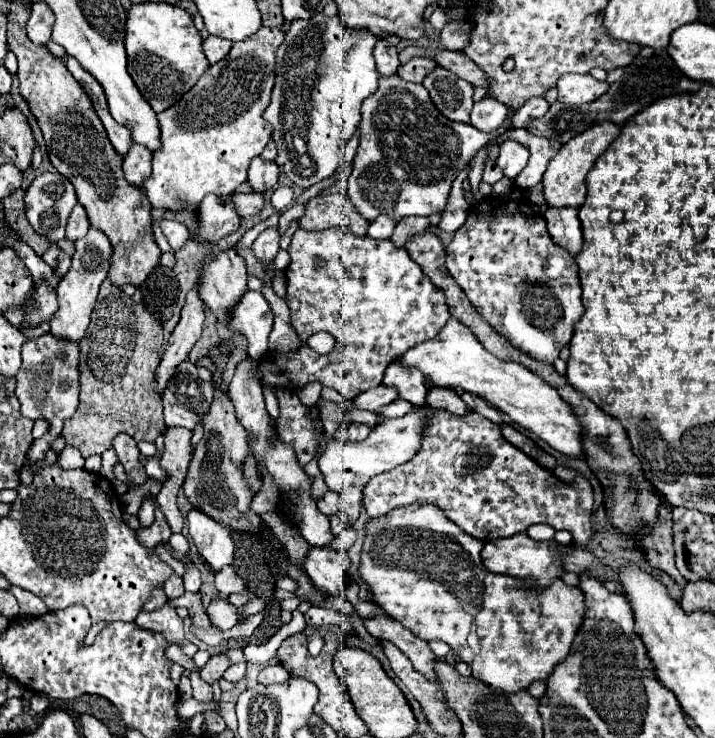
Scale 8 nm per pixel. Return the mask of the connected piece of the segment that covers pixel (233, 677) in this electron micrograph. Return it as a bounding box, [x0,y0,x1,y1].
[223,664,245,684]

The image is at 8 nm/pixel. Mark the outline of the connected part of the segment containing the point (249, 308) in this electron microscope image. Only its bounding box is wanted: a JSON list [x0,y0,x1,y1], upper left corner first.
[215,290,273,360]

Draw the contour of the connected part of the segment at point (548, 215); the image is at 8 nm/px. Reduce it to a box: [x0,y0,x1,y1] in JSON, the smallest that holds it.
[543,208,583,254]

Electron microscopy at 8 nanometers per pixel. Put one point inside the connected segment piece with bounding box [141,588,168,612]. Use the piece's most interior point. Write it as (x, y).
(158, 598)

